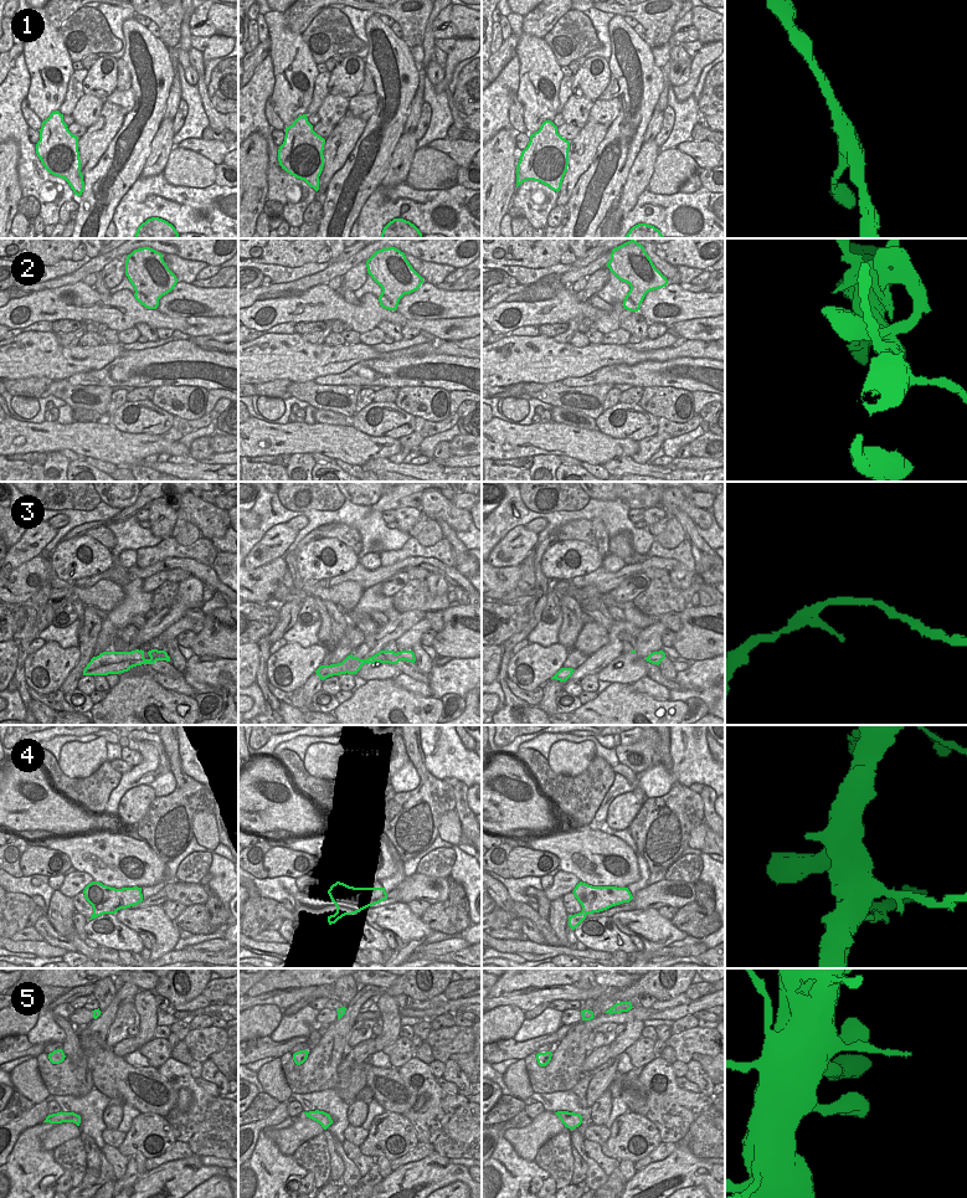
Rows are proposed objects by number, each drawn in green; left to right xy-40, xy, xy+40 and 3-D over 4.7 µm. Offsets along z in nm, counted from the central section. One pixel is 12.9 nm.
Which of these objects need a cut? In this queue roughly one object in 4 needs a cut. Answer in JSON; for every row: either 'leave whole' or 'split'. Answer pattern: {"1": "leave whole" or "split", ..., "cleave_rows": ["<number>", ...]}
{"1": "leave whole", "2": "leave whole", "3": "leave whole", "4": "leave whole", "5": "leave whole", "cleave_rows": []}

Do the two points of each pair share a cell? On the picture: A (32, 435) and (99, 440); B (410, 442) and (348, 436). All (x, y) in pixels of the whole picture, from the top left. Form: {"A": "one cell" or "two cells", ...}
{"A": "one cell", "B": "two cells"}

